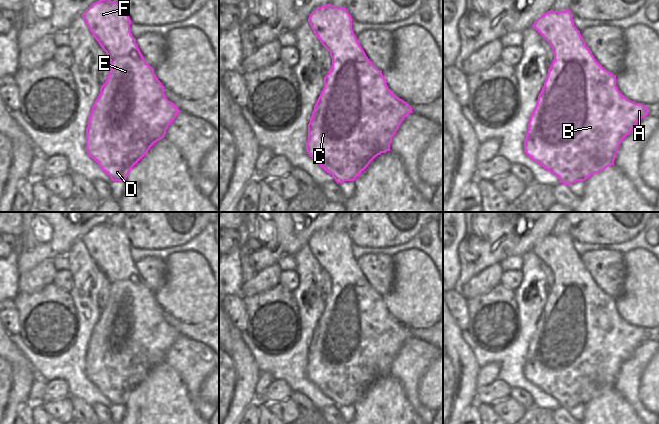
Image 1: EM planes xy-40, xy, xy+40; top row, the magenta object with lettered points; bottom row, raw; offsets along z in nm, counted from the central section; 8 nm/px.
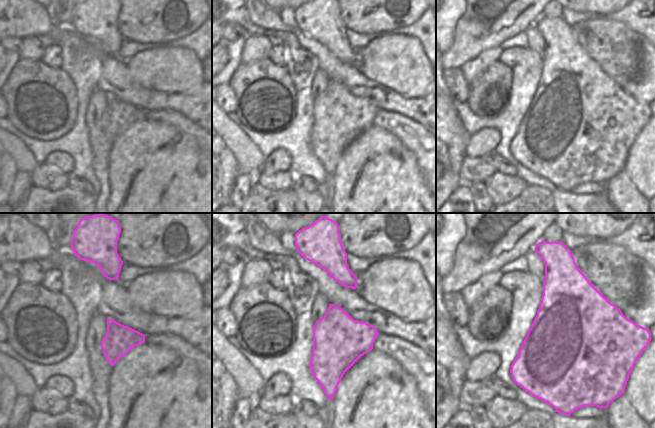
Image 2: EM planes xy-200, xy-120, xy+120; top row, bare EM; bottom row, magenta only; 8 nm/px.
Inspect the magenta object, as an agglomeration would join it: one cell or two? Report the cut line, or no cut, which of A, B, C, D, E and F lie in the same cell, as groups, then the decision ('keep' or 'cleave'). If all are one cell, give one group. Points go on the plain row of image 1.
no cut | A B C D E F | keep

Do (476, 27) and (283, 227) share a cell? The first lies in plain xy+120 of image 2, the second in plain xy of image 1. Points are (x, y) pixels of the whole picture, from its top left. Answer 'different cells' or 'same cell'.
same cell

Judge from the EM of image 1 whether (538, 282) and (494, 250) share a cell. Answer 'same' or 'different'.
different

